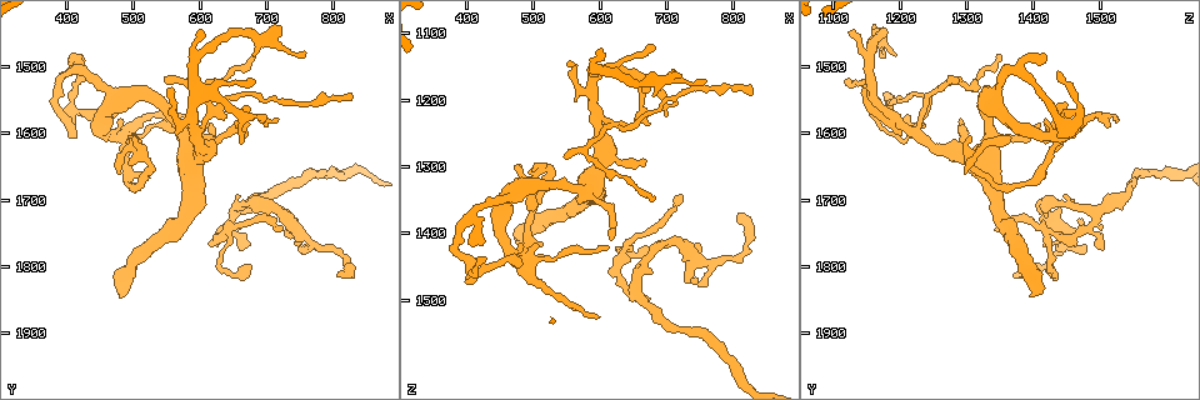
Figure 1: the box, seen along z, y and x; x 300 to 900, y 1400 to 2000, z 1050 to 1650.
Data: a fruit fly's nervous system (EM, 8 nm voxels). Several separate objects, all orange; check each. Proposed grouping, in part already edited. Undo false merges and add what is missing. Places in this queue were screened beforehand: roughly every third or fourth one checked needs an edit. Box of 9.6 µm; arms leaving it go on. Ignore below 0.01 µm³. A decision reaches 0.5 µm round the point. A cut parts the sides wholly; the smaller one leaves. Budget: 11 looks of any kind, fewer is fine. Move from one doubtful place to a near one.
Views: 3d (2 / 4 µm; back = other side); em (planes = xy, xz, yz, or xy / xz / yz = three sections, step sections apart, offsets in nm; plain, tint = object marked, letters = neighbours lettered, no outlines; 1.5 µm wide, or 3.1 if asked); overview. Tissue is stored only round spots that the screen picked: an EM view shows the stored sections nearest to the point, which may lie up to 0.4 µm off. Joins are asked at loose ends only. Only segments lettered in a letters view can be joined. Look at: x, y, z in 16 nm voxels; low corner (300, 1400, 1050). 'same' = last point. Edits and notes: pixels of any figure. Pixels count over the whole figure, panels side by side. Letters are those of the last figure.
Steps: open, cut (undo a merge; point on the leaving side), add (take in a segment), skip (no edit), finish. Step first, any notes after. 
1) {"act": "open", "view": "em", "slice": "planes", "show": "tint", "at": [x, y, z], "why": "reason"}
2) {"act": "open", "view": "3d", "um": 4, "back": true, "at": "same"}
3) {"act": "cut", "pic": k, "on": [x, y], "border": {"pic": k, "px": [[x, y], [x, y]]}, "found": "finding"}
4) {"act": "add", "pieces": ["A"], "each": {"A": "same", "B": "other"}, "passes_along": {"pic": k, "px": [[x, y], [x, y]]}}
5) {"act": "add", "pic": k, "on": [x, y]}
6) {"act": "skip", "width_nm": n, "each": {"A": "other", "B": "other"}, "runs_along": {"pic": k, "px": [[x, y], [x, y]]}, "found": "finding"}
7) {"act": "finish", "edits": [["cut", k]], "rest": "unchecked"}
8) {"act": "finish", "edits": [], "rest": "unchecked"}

{"act": "open", "view": "3d", "um": 2, "at": [505, 1635, 1305], "why": "sharp bend"}

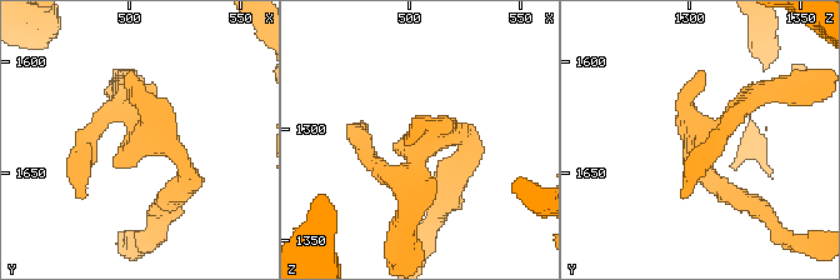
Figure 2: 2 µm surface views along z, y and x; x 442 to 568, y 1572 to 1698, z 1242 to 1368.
{"act": "open", "view": "em", "slice": "planes", "show": "plain", "at": [509, 1636, 1307], "why": "shape alone is not enough"}

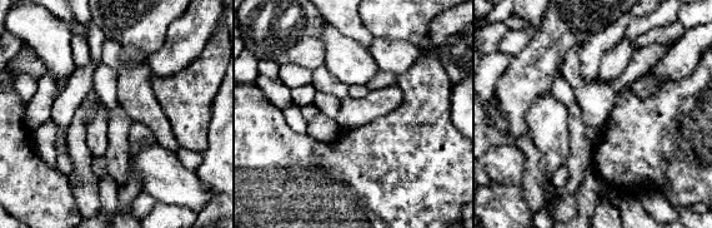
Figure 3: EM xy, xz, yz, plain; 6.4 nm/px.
{"act": "open", "view": "em", "slice": "planes", "show": "letters", "at": "same", "why": "see the neighbours"}

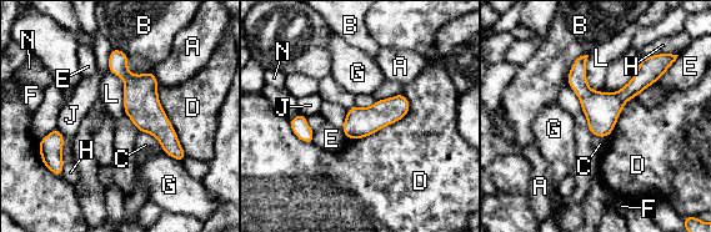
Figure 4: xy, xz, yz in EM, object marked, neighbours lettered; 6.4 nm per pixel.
{"act": "skip", "each": {"A": "other", "B": "other", "C": "other", "D": "other", "E": "other", "F": "other", "G": "other", "H": "other", "J": "other", "L": "other", "N": "other"}, "border": {"pic": 4, "px": [[407, 97], [402, 117], [348, 140]]}, "found": "all the same neuron"}

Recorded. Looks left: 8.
{"act": "open", "view": "em", "slice": "planes", "show": "tint", "at": [665, 1575, 1165], "why": "thin neck"}

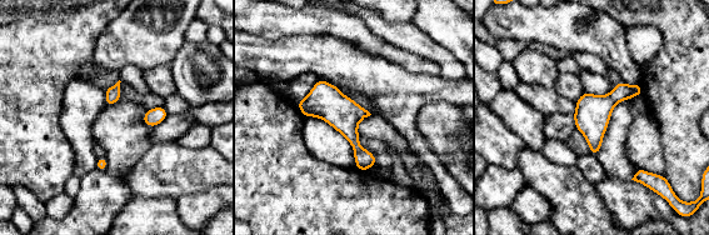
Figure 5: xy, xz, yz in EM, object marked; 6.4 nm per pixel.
{"act": "open", "view": "em", "slice": "planes", "show": "letters", "at": "same", "why": "see the neighbours"}

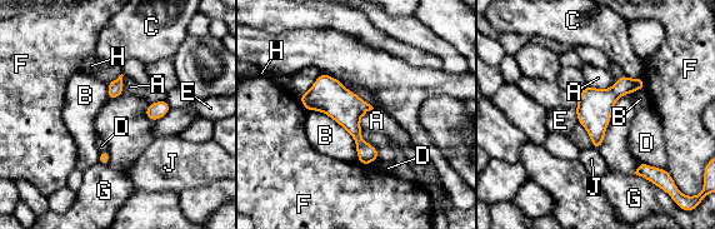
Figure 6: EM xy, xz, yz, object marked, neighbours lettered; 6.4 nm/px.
{"act": "skip", "each": {"A": "other", "B": "other", "C": "other", "D": "other", "E": "other", "F": "other", "G": "other", "H": "other", "J": "other"}, "border": {"pic": 6, "px": [[574, 109], [579, 123]]}, "found": "all the same neuron"}

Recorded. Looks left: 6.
{"act": "open", "view": "3d", "um": 4, "at": [725, 1750, 1345], "why": "thin end"}

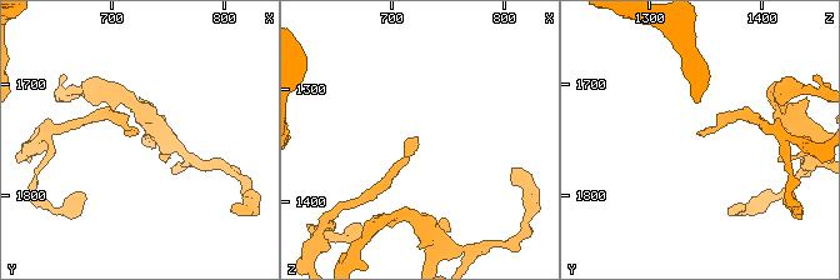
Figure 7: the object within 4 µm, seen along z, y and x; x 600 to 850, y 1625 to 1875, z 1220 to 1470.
{"act": "open", "view": "em", "slice": "planes", "show": "tint", "at": [724, 1744, 1340]}

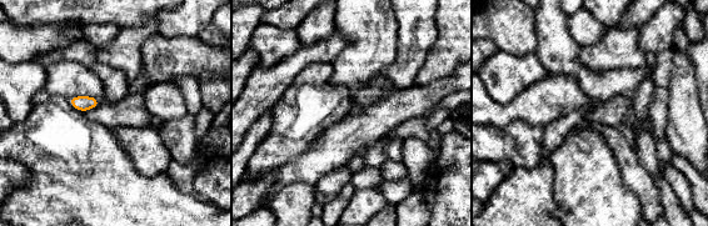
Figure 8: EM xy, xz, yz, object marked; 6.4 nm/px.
{"act": "open", "view": "em", "slice": "planes", "show": "letters", "at": "same", "why": "see the neighbours"}

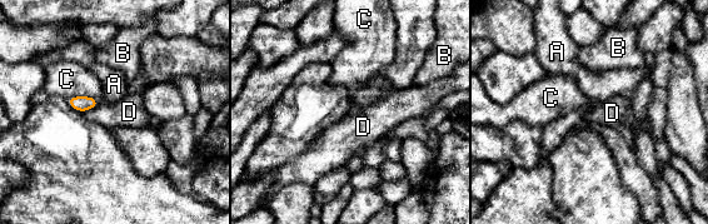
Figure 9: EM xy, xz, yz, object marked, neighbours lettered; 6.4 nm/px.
{"act": "skip", "each": {"A": "other", "B": "other", "C": "other", "D": "other"}, "border": {"pic": 9, "px": [[66, 98], [93, 96], [100, 101]]}, "found": "no lettered segment goes on from it"}

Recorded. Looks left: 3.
{"act": "open", "view": "em", "slice": "planes", "show": "letters", "at": [480, 1840, 1395], "why": "an open end"}

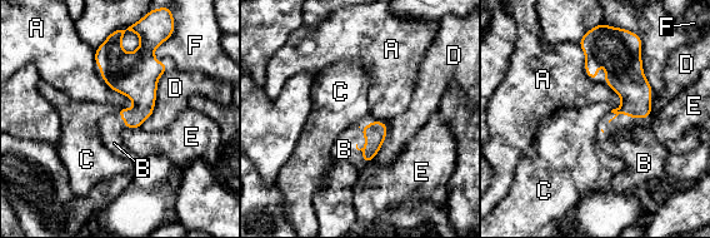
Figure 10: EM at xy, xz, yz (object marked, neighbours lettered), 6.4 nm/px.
{"act": "add", "pieces": ["B"], "each": {"A": "other", "B": "same", "C": "other", "D": "other", "E": "other", "F": "other"}, "found": "the neuron continues"}

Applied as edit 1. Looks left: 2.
{"act": "finish", "edits": [["add", 10]], "rest": "unchecked"}

